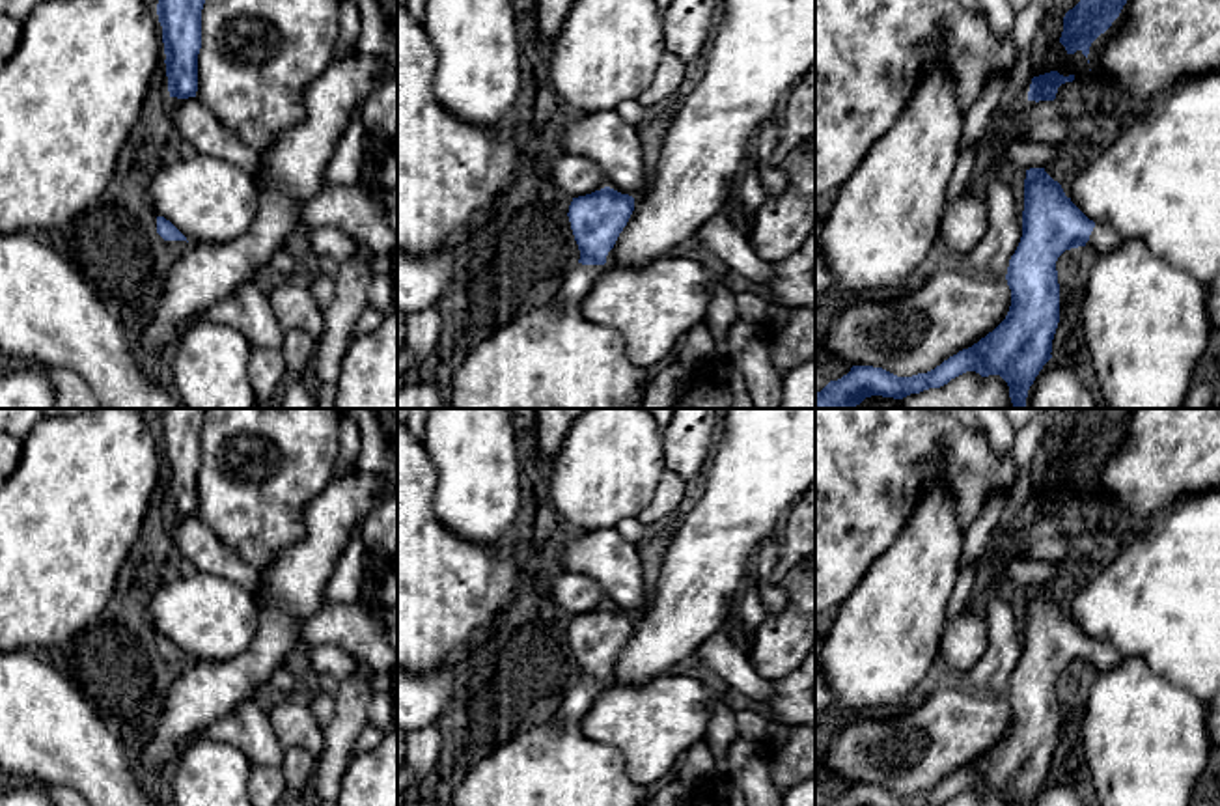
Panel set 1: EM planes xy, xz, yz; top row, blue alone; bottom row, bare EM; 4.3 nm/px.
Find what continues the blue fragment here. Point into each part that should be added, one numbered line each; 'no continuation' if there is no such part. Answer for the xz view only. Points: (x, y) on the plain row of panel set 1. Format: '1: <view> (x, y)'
1: xz (577, 702)

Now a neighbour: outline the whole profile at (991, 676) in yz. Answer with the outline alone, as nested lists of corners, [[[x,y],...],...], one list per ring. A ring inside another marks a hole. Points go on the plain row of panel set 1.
[[[994,591],[983,603],[987,651],[970,672],[974,692],[1005,696],[1009,677],[1022,655],[1022,631],[1017,629],[1013,608]]]

